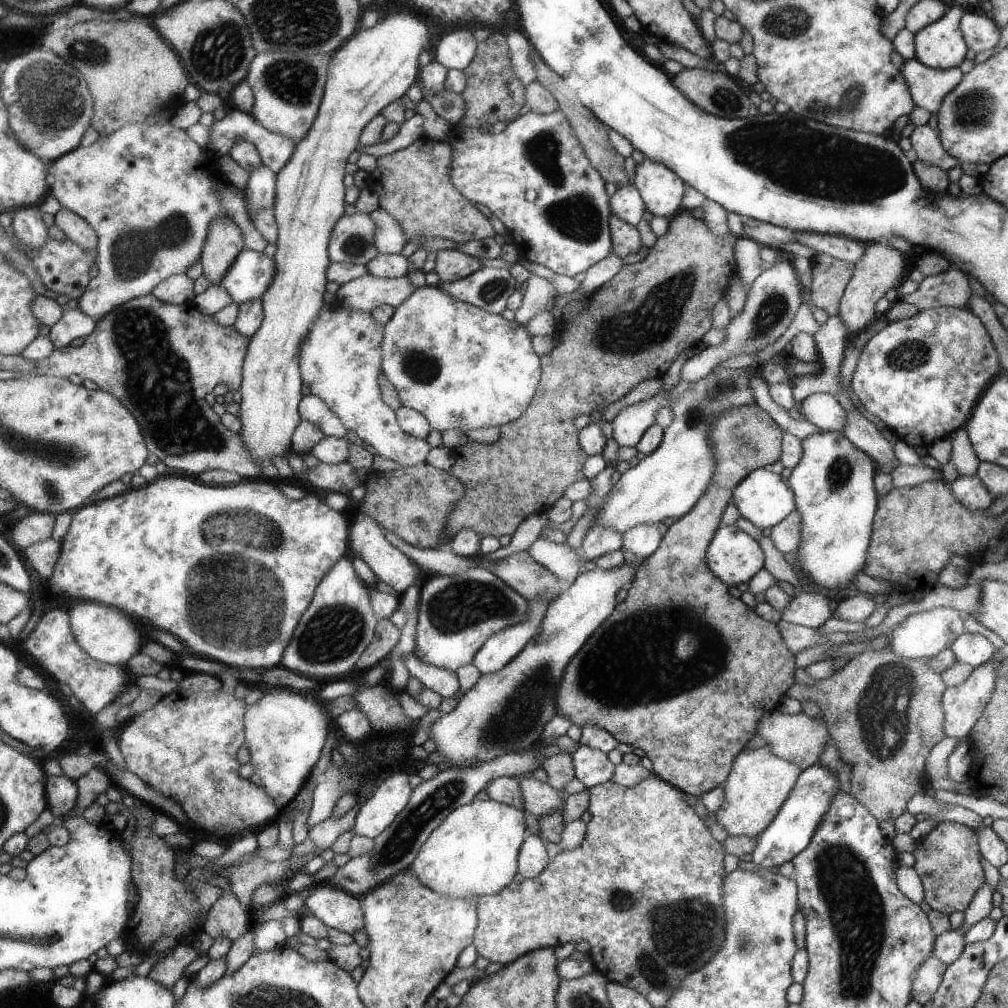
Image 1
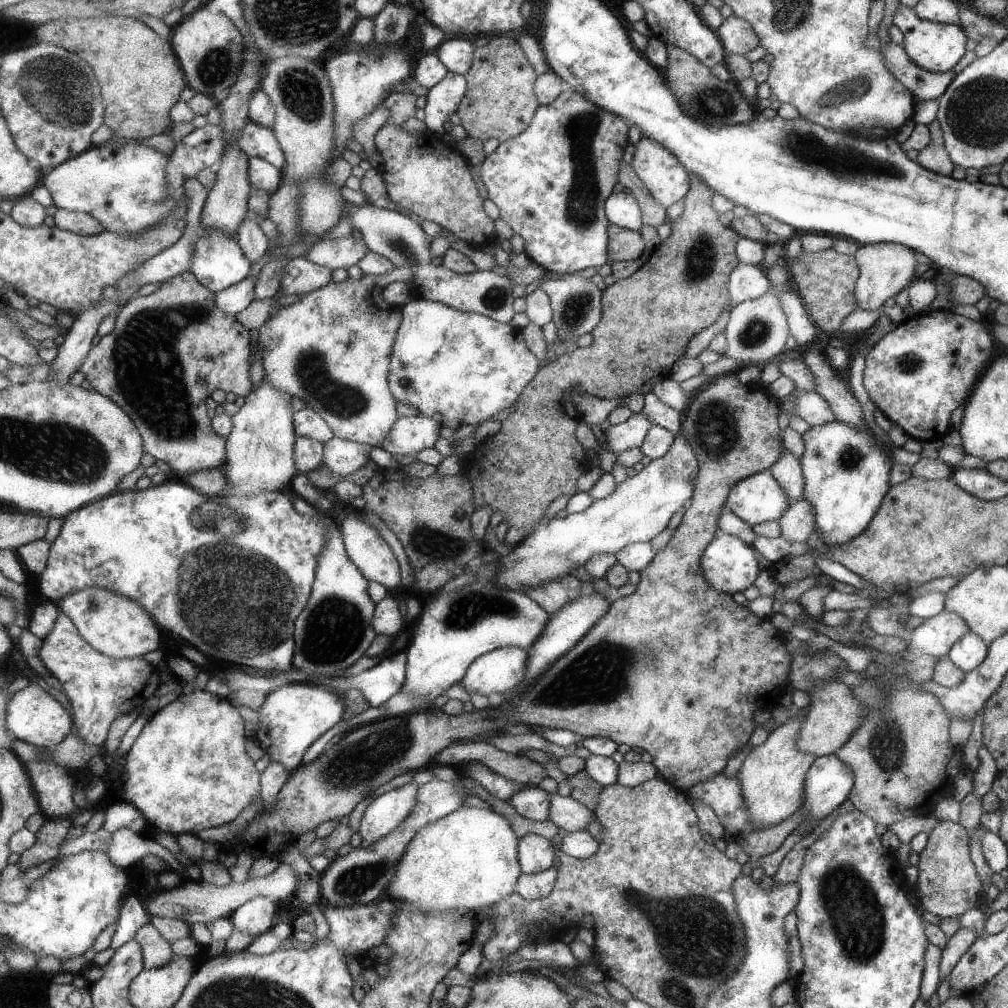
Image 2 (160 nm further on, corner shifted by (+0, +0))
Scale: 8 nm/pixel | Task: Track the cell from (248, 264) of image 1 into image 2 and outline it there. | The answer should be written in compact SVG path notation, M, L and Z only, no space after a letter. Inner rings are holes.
M202 226L196 230L196 245L194 246L193 260L191 260L192 273L199 282L218 293L223 289L245 280L251 272L253 263L241 246L240 240L235 235L226 233L223 229L205 228Z

